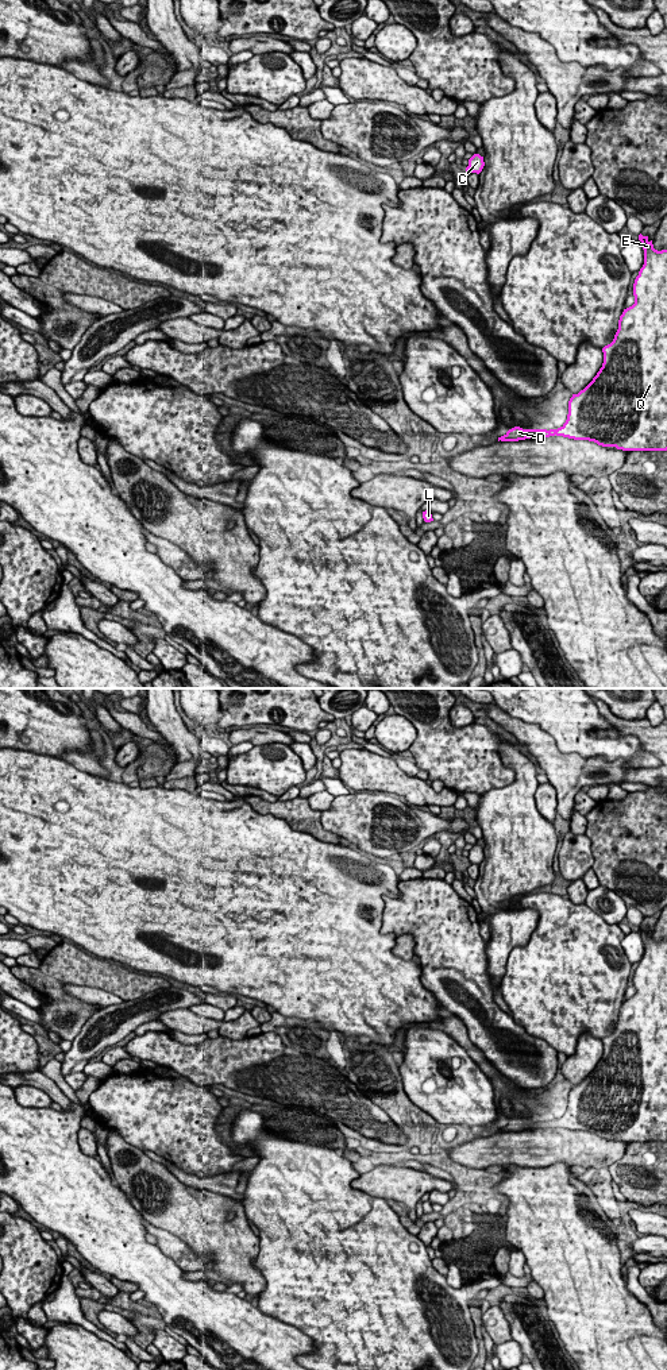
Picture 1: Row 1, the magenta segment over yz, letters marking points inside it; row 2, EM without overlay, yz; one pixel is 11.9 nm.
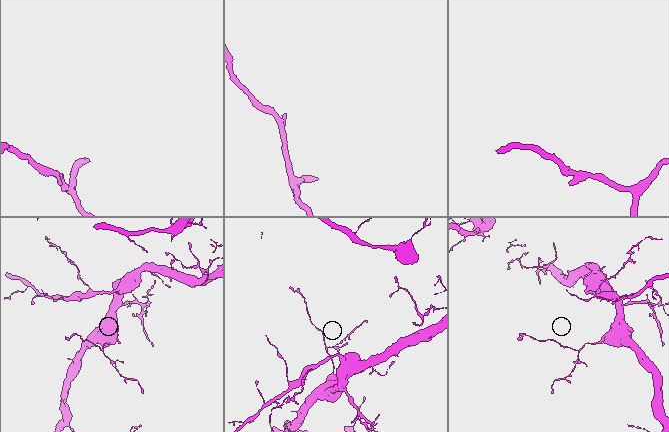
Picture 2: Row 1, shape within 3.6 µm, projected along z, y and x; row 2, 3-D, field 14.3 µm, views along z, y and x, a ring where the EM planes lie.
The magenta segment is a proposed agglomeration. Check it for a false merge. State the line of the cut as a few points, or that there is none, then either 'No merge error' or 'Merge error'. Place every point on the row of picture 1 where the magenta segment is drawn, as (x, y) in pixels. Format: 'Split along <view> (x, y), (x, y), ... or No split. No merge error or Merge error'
No split. No merge error

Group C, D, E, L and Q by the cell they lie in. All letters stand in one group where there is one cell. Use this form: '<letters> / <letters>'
C D E L Q

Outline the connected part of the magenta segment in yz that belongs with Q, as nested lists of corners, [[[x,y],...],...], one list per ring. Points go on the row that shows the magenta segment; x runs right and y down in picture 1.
[[[641,234],[639,240],[644,265],[633,283],[635,304],[624,309],[613,341],[602,348],[604,363],[597,375],[570,398],[566,422],[550,431],[514,427],[498,441],[556,435],[622,451],[667,451],[667,250],[655,250]]]

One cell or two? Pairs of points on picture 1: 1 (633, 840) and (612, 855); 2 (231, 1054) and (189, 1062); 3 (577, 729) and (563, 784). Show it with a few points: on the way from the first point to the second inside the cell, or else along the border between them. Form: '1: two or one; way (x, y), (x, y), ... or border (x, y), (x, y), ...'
1: one; way (628, 845), (617, 855)
2: one; way (220, 1061), (200, 1062)
3: two; border (546, 733), (562, 752), (602, 756)

